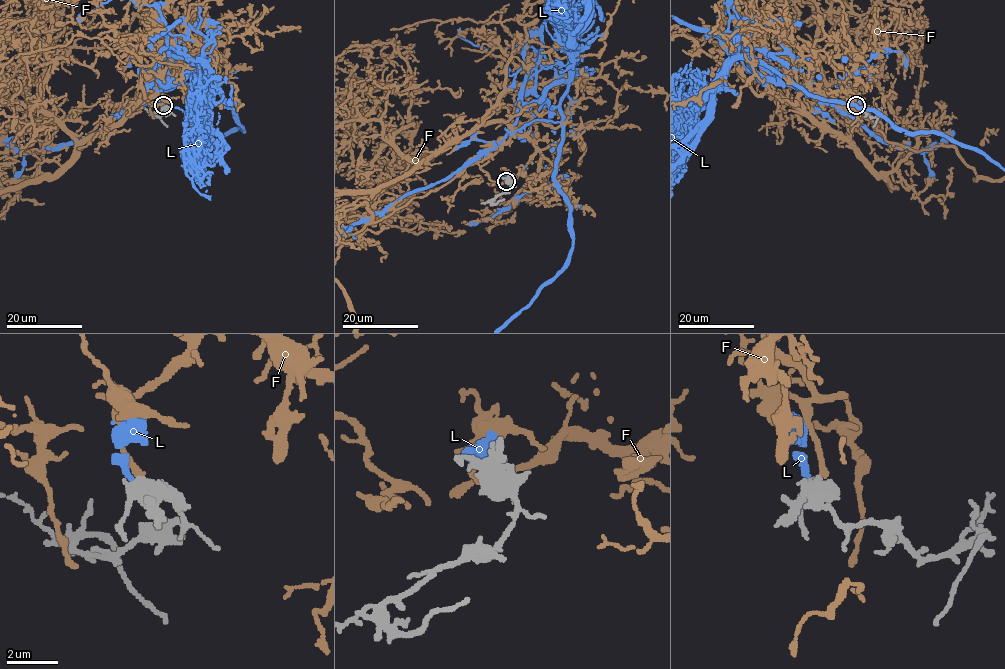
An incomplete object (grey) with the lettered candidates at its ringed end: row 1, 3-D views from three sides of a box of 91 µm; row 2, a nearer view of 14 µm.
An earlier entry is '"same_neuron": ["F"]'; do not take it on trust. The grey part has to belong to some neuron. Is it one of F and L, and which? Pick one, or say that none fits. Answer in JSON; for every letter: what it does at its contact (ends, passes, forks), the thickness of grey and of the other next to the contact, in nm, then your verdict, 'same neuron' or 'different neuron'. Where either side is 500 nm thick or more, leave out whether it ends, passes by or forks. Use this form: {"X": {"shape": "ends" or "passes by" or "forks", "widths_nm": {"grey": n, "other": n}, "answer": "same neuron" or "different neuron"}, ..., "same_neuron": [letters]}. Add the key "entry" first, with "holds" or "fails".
{"entry": "holds", "F": {"widths_nm": {"grey": 550, "other": 240}, "answer": "same neuron"}, "L": {"shape": "ends", "widths_nm": {"grey": 440, "other": 280}, "answer": "different neuron"}, "same_neuron": ["F"]}

